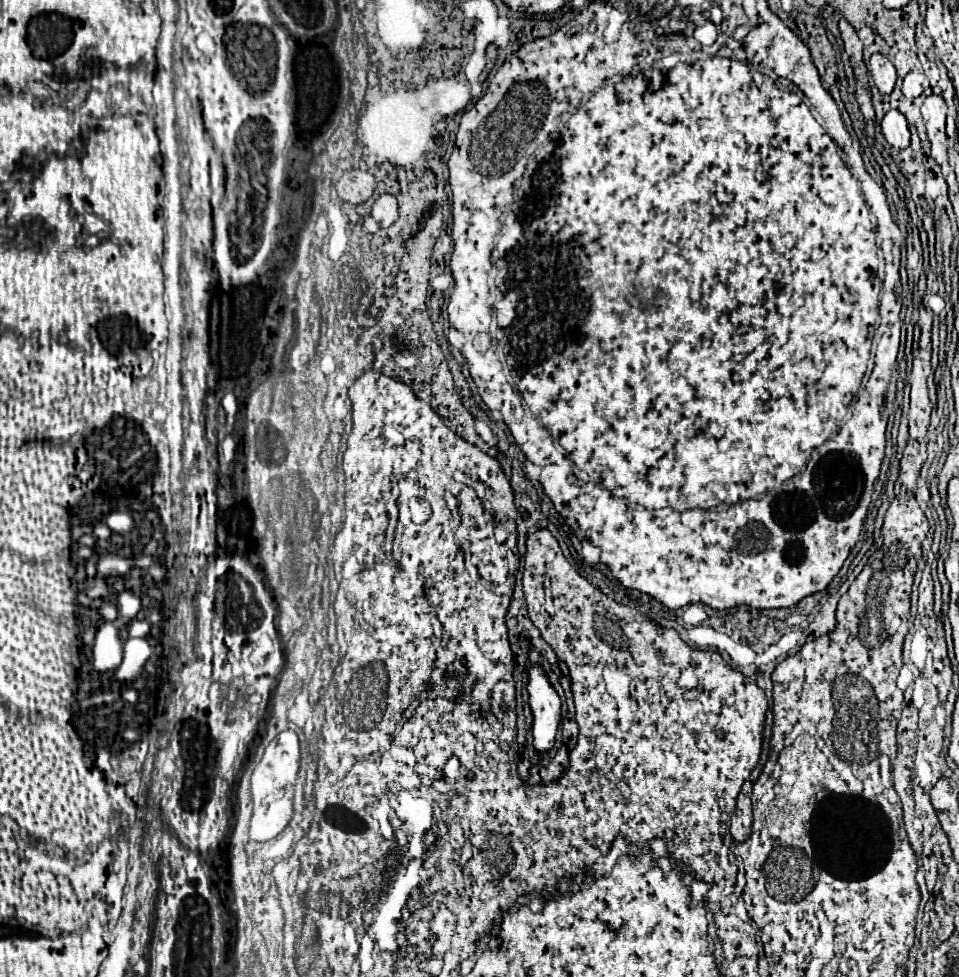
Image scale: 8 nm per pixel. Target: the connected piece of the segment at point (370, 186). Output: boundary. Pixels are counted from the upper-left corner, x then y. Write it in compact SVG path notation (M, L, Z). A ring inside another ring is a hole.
M347 170L335 188L341 200L349 204L363 204L373 196L375 178L365 170Z

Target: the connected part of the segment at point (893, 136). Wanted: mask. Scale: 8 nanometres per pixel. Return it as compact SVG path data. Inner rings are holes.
M889 110L881 120L881 130L887 142L893 148L907 148L909 146L909 128L907 120L899 110Z

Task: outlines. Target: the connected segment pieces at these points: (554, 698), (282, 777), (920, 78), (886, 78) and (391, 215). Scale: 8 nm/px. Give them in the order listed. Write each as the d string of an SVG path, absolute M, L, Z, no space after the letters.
M531 668L529 672L529 704L533 712L533 744L535 750L545 754L555 740L561 700L549 680L545 680L545 672L541 668Z
M293 730L281 732L265 750L261 762L251 776L253 794L253 818L249 828L249 838L255 842L267 842L275 838L291 820L293 814L293 786L299 770L299 740Z
M909 72L903 78L903 94L907 98L917 98L929 88L929 80L921 72Z
M873 54L871 60L869 60L869 72L871 72L871 78L873 78L879 92L889 94L893 90L893 86L895 86L895 68L889 62L889 58L885 58L881 54Z
M381 194L373 204L371 216L381 224L381 228L391 226L397 220L397 198L393 194Z

